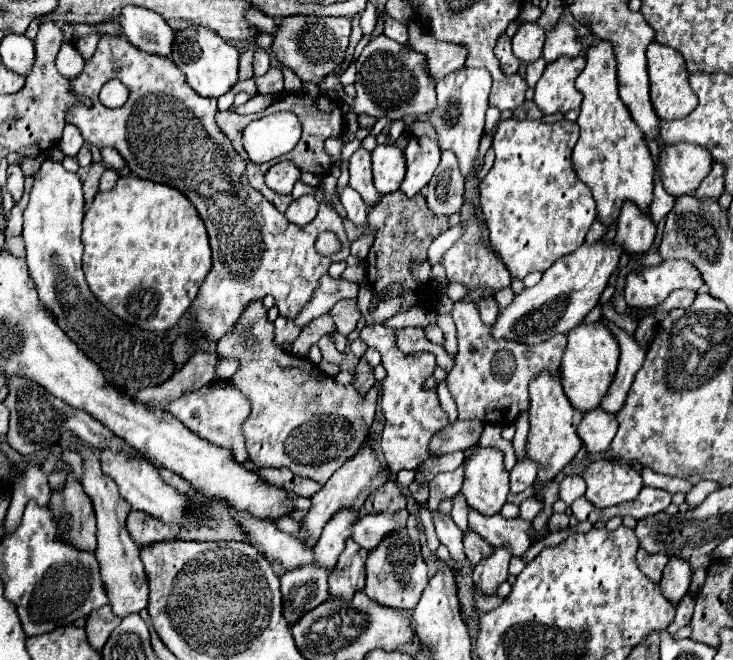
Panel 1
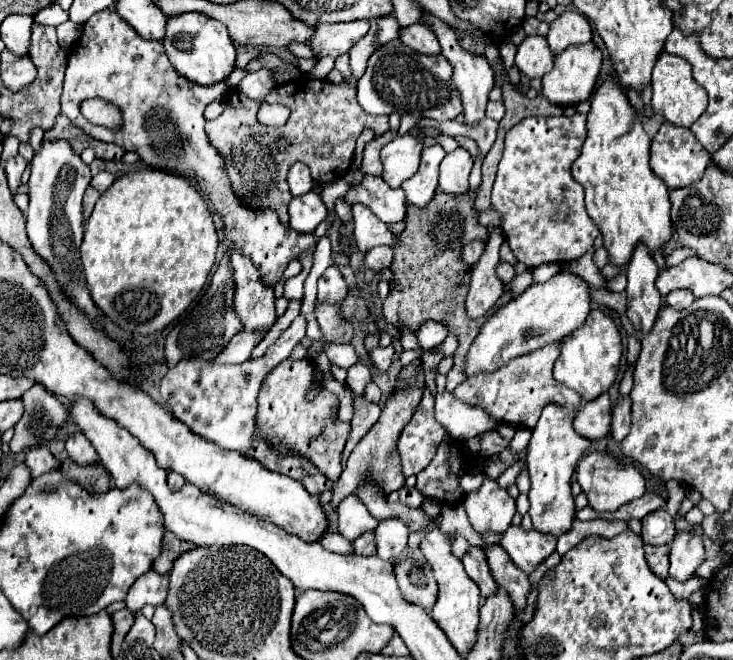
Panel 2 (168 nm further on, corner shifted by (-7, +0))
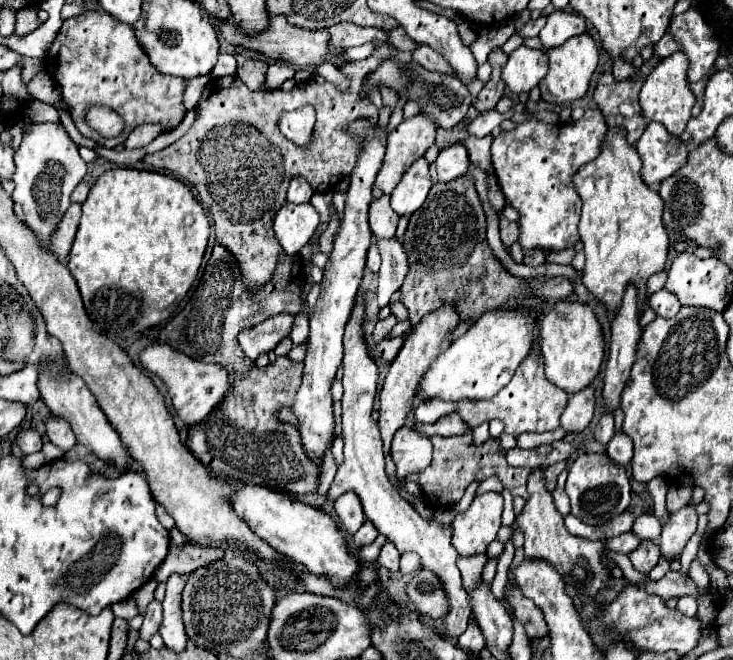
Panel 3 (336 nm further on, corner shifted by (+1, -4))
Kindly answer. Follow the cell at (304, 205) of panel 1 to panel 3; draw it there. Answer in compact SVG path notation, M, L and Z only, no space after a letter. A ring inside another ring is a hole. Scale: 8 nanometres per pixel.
M284 202L274 216L274 234L286 254L298 254L300 248L308 244L318 224L320 216L312 204Z

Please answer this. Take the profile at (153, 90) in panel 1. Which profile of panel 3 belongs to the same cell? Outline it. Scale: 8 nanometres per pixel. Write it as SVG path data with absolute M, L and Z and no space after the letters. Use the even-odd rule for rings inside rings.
M102 8L88 10L80 16L64 20L56 40L52 42L44 58L44 68L60 84L62 98L82 136L88 136L106 148L116 148L118 144L122 144L128 134L144 122L160 122L164 124L164 130L170 130L184 118L184 80L160 74L150 64L146 52L142 52L142 48L138 46L134 28L120 20L114 20L114 16L110 16ZM96 104L108 106L122 116L124 130L116 138L104 138L84 122L88 108Z

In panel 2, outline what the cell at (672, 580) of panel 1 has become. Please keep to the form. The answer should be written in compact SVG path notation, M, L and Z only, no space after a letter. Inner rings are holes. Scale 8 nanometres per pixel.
M678 532L670 544L670 576L678 582L690 580L704 562L704 544L698 534Z

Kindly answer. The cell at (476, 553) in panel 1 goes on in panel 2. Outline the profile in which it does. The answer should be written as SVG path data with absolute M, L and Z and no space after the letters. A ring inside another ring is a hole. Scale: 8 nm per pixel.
M498 544L484 548L490 572L500 588L506 588L510 592L510 598L514 600L514 608L520 610L526 606L526 596L530 592L528 576L516 568L516 564L510 560L506 550Z

